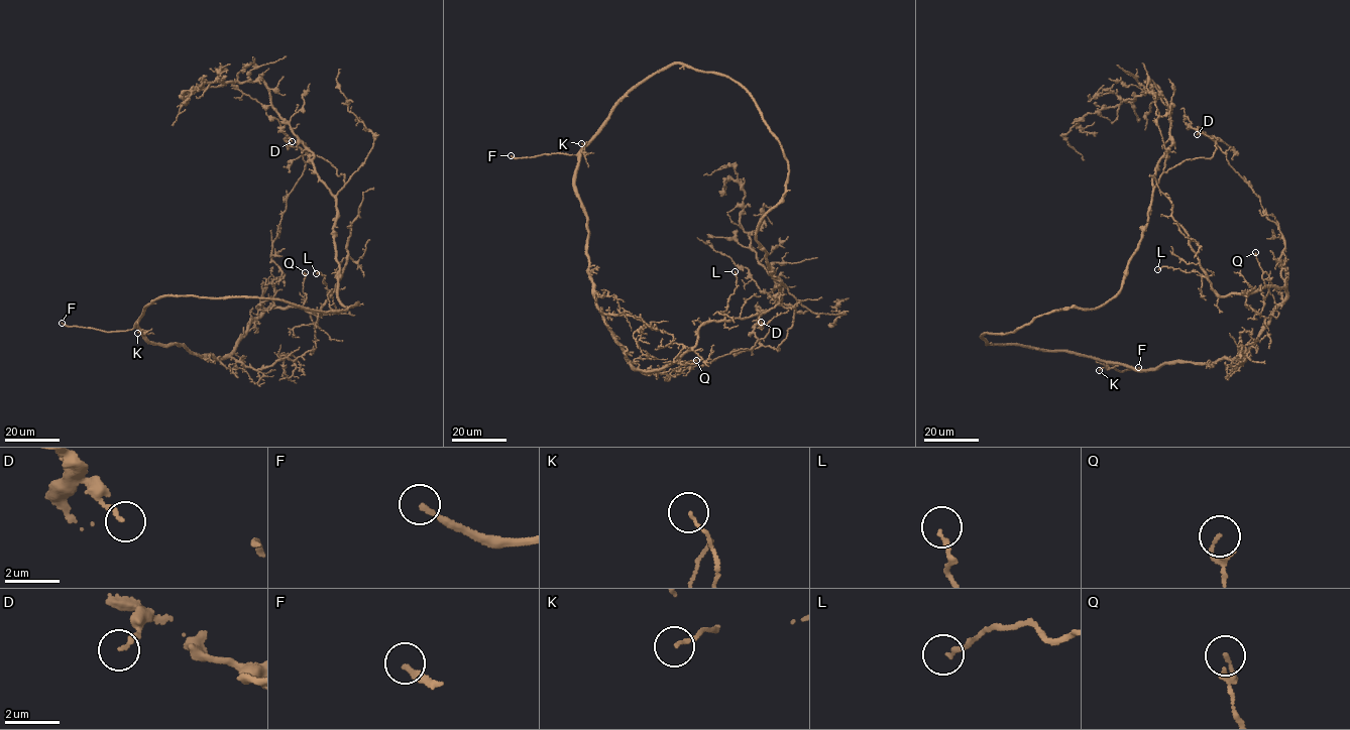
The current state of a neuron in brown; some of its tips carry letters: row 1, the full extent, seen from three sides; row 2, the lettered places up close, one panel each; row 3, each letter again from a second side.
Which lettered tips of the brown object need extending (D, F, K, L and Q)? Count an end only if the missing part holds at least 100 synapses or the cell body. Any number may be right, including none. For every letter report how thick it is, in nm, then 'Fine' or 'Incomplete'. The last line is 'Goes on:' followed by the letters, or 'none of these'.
D: Thickness 140 nm. Fine
F: Thickness 200 nm. Incomplete
K: Thickness 110 nm. Fine
L: Thickness 160 nm. Fine
Q: Thickness 140 nm. Fine
Goes on: F

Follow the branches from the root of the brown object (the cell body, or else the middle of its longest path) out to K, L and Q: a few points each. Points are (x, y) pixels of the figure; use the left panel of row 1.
K: (228, 297), (170, 295), (156, 298), (145, 307), (137, 324), (142, 331), (137, 333)
L: (228, 297), (158, 297), (137, 325), (152, 342), (224, 358), (266, 310), (320, 314), (331, 292), (316, 273)
Q: (228, 297), (158, 297), (137, 325), (152, 342), (224, 358), (266, 310), (303, 305), (305, 272)

